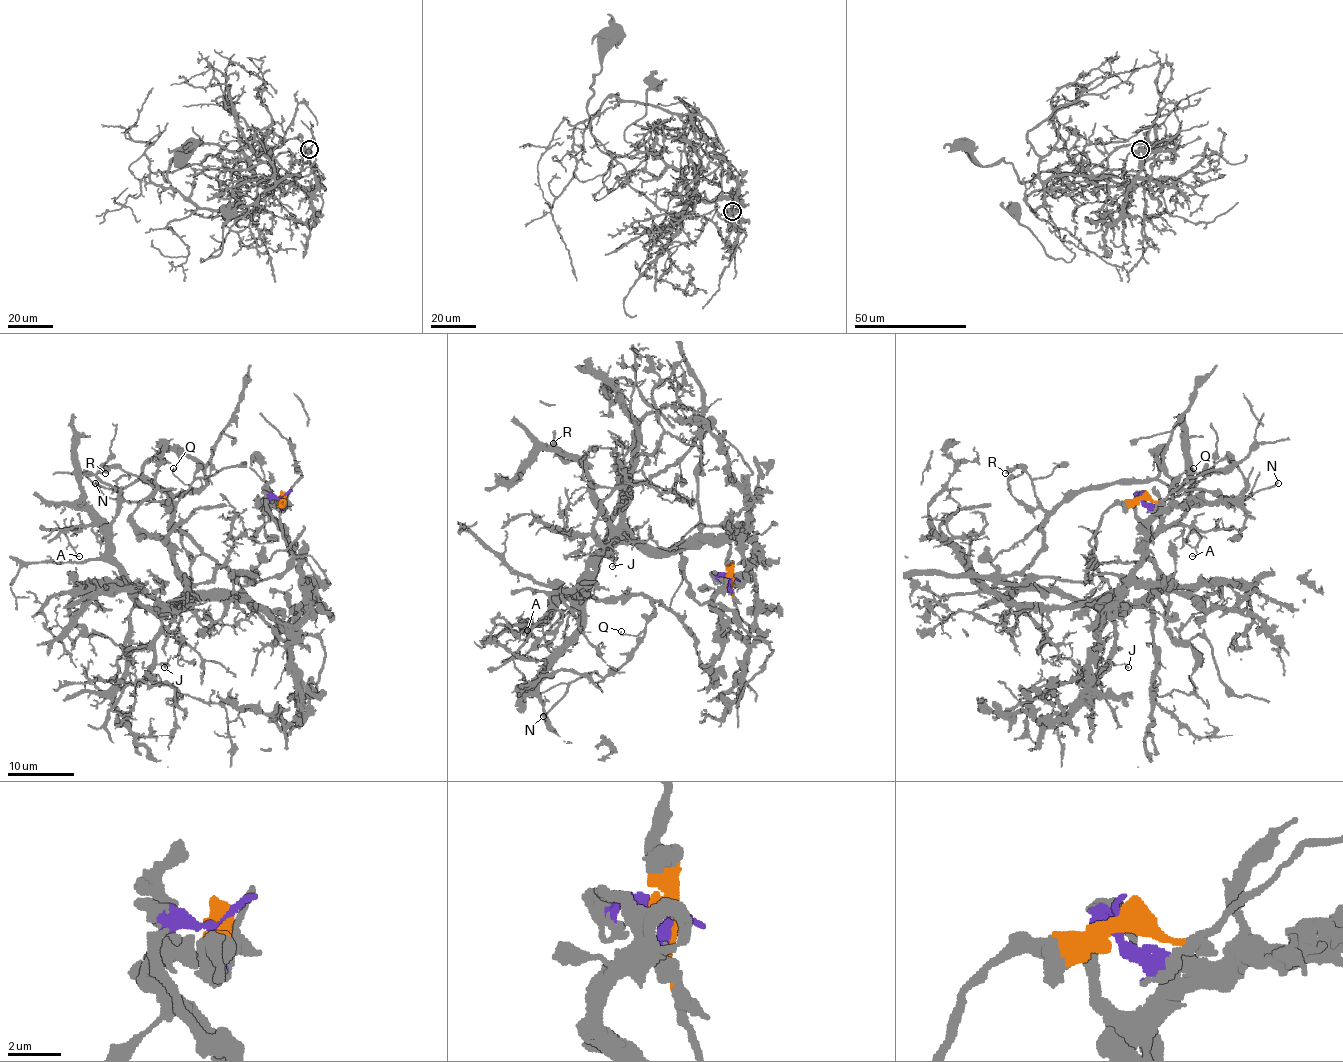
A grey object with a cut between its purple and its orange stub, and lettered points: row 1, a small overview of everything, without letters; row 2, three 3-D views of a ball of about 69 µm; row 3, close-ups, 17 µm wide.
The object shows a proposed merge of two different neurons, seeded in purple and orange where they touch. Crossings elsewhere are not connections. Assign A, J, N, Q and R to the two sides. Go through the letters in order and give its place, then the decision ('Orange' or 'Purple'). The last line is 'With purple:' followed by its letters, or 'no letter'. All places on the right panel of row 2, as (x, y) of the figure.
A: Place: (1192, 556). Purple
J: Place: (1128, 667). Purple
N: Place: (1278, 483). Orange
Q: Place: (1193, 468). Orange
R: Place: (1005, 473). Orange
With purple: A, J

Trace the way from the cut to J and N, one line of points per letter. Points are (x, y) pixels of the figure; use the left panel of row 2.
J: (284, 496), (267, 511), (304, 614), (279, 624), (239, 601), (186, 601), (163, 619), (164, 667)
N: (284, 496), (292, 559), (254, 583), (143, 478), (186, 453), (206, 483), (173, 498), (95, 483)

